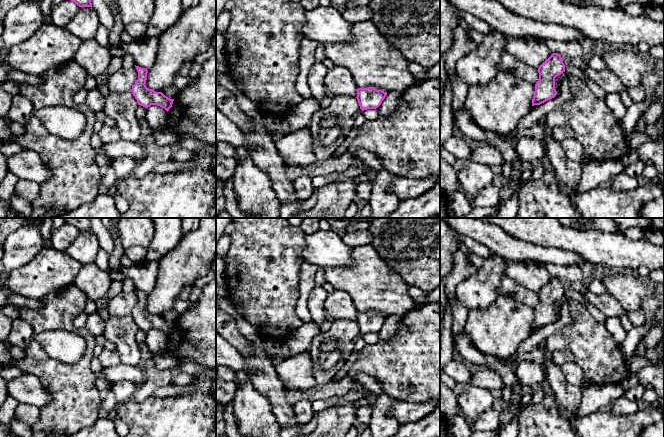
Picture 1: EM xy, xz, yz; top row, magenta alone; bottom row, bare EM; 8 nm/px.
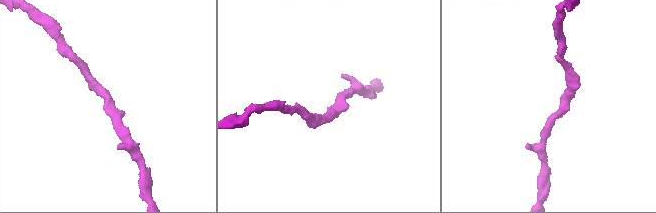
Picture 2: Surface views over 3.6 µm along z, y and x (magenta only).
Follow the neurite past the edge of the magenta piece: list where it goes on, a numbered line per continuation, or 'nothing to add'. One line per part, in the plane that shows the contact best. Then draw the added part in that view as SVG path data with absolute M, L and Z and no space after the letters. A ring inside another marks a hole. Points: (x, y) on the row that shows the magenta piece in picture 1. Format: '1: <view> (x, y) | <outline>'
nothing to add

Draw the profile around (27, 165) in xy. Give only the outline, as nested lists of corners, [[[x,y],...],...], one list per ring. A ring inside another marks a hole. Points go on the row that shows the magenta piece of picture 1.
[[[30,149],[7,158],[7,170],[19,180],[33,181],[39,184],[47,182],[52,176],[51,169],[43,162],[39,154]]]

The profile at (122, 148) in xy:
[[[120,139],[116,142],[104,144],[103,150],[104,153],[112,159],[119,157],[130,157],[132,159],[141,161],[146,156],[144,145],[140,141],[131,142]]]

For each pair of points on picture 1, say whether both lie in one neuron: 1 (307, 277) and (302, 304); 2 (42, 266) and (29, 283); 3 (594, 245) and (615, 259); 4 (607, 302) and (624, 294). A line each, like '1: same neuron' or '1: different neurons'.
1: same neuron
2: same neuron
3: same neuron
4: different neurons

